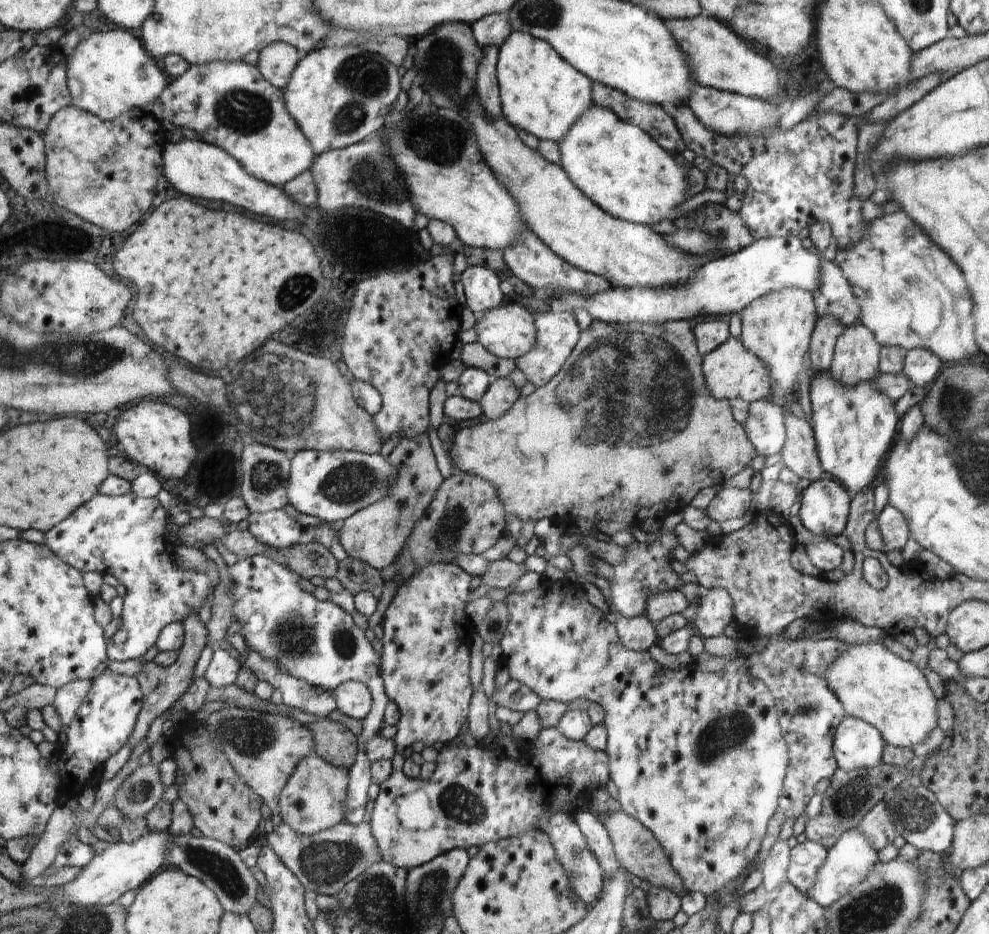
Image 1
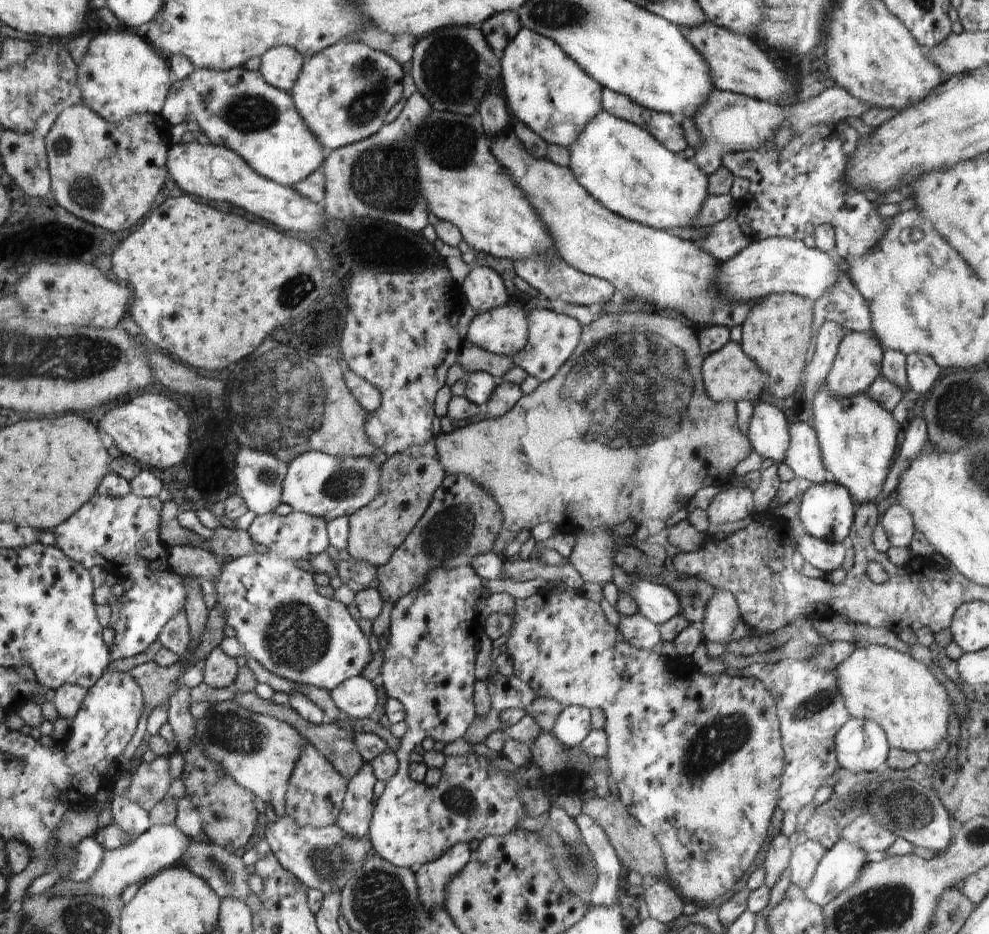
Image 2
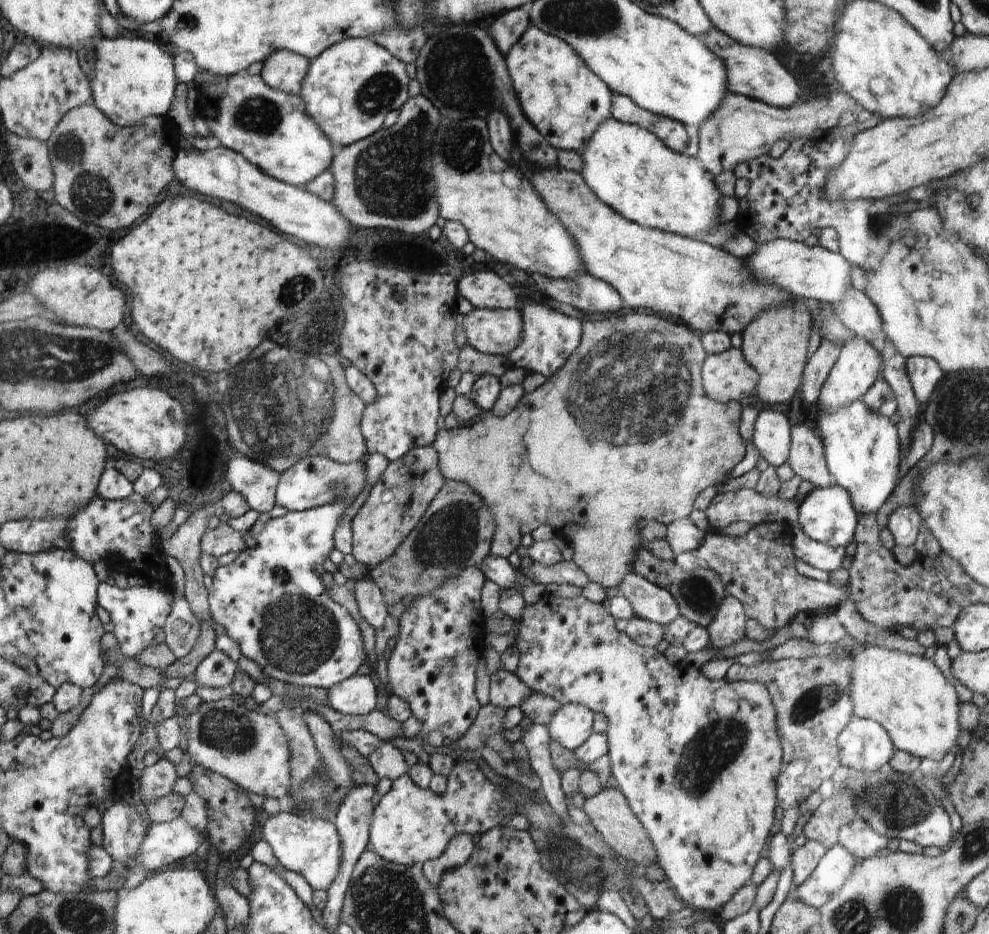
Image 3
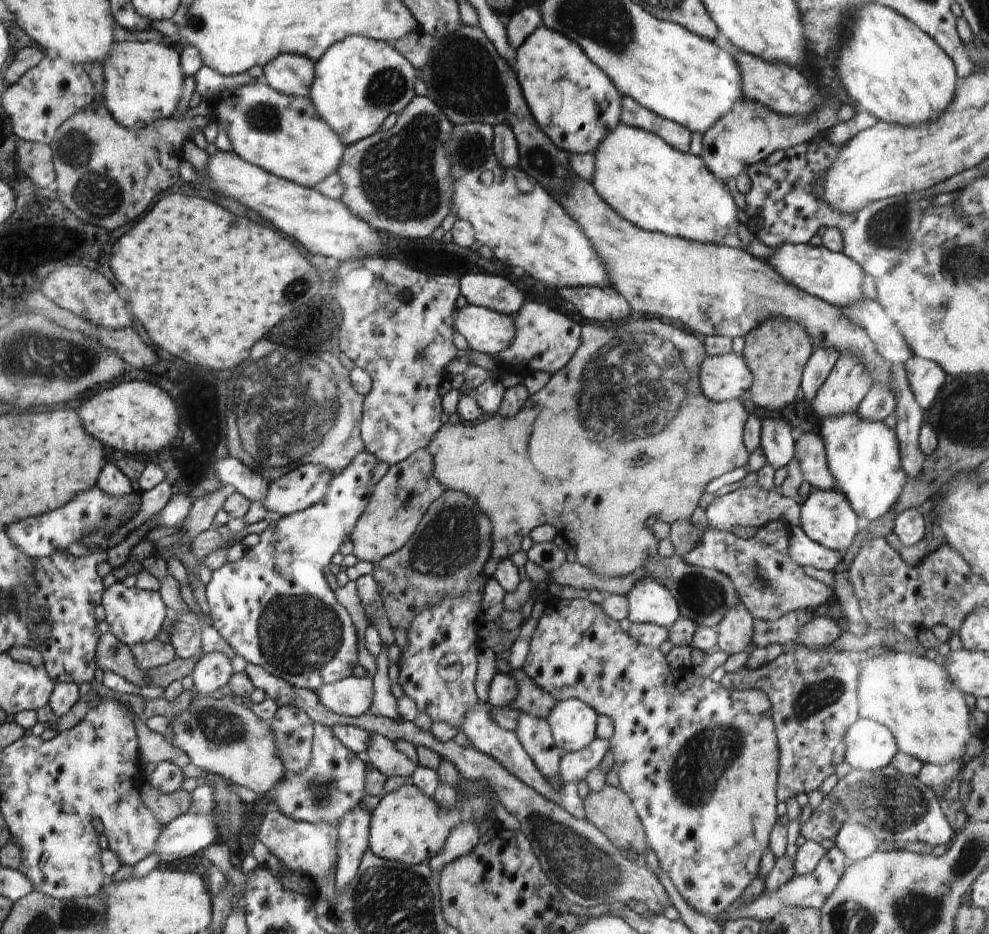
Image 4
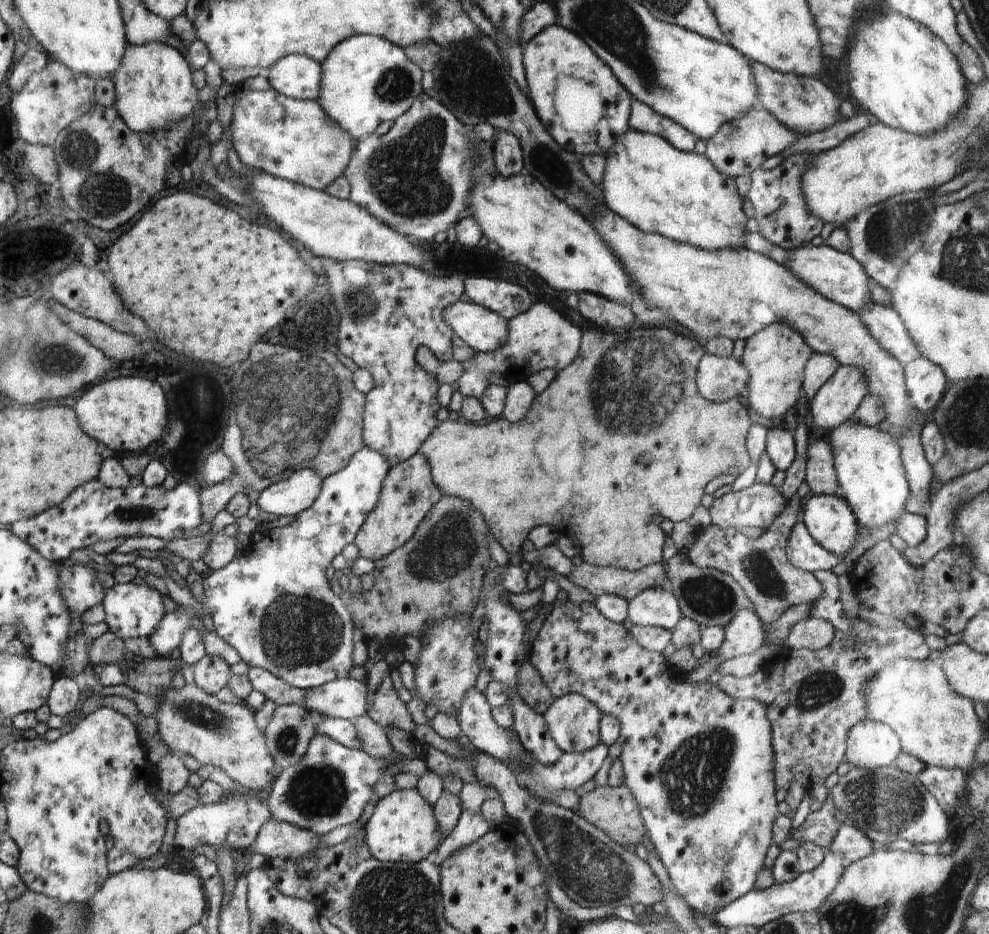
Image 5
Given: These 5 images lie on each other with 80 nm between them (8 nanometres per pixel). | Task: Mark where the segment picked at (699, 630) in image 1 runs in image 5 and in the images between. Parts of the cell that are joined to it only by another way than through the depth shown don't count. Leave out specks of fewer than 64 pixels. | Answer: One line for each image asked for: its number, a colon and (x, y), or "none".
2: (722, 613)
3: (727, 625)
4: (735, 633)
5: (744, 633)

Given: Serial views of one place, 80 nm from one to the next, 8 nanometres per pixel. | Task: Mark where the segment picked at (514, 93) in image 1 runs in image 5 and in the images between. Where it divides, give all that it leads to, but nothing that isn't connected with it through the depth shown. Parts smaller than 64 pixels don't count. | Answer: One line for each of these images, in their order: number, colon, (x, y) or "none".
2: (546, 90)
3: (564, 99)
4: (575, 103)
5: (579, 99)

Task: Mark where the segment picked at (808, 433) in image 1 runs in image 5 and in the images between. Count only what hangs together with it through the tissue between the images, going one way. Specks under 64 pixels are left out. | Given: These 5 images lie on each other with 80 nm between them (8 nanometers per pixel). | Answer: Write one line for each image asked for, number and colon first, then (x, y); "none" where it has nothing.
2: (803, 456)
3: (806, 457)
4: (810, 452)
5: (820, 474)

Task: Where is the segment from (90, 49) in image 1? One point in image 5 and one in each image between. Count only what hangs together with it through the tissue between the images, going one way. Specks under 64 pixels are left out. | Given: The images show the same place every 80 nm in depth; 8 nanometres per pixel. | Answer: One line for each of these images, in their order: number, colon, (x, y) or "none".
2: (121, 76)
3: (132, 79)
4: (143, 81)
5: (153, 88)

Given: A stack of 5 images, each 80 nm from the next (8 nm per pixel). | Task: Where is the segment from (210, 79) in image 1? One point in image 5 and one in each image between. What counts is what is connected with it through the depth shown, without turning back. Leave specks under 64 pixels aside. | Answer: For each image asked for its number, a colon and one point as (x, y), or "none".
2: (237, 109)
3: (272, 129)
4: (281, 133)
5: (294, 139)

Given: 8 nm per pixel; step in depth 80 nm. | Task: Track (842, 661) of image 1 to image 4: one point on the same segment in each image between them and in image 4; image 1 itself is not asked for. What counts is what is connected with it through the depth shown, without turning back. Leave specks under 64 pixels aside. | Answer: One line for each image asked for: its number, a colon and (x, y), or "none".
2: (900, 694)
3: (908, 695)
4: (912, 695)

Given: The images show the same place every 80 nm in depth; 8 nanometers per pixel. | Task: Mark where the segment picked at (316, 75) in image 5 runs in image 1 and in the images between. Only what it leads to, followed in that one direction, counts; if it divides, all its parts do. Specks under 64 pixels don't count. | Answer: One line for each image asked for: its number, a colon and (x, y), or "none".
1: (276, 62)
2: (281, 66)
3: (285, 70)
4: (291, 74)

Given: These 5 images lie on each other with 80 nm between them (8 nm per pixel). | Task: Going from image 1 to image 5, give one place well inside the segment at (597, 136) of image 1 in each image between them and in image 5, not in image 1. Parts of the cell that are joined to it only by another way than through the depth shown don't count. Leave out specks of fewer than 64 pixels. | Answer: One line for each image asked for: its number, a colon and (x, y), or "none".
2: (624, 167)
3: (629, 168)
4: (657, 188)
5: (654, 186)

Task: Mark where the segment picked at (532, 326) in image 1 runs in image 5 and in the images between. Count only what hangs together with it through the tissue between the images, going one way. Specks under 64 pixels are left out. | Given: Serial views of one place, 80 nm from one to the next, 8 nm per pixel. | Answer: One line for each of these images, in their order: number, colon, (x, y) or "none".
2: (505, 330)
3: (499, 331)
4: (489, 332)
5: (483, 330)

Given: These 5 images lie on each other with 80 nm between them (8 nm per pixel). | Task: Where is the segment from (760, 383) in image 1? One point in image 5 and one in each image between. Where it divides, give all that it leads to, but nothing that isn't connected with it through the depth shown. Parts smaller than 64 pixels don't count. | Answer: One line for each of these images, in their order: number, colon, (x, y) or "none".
2: (730, 374)
3: (728, 376)
4: (727, 377)
5: (718, 378)

